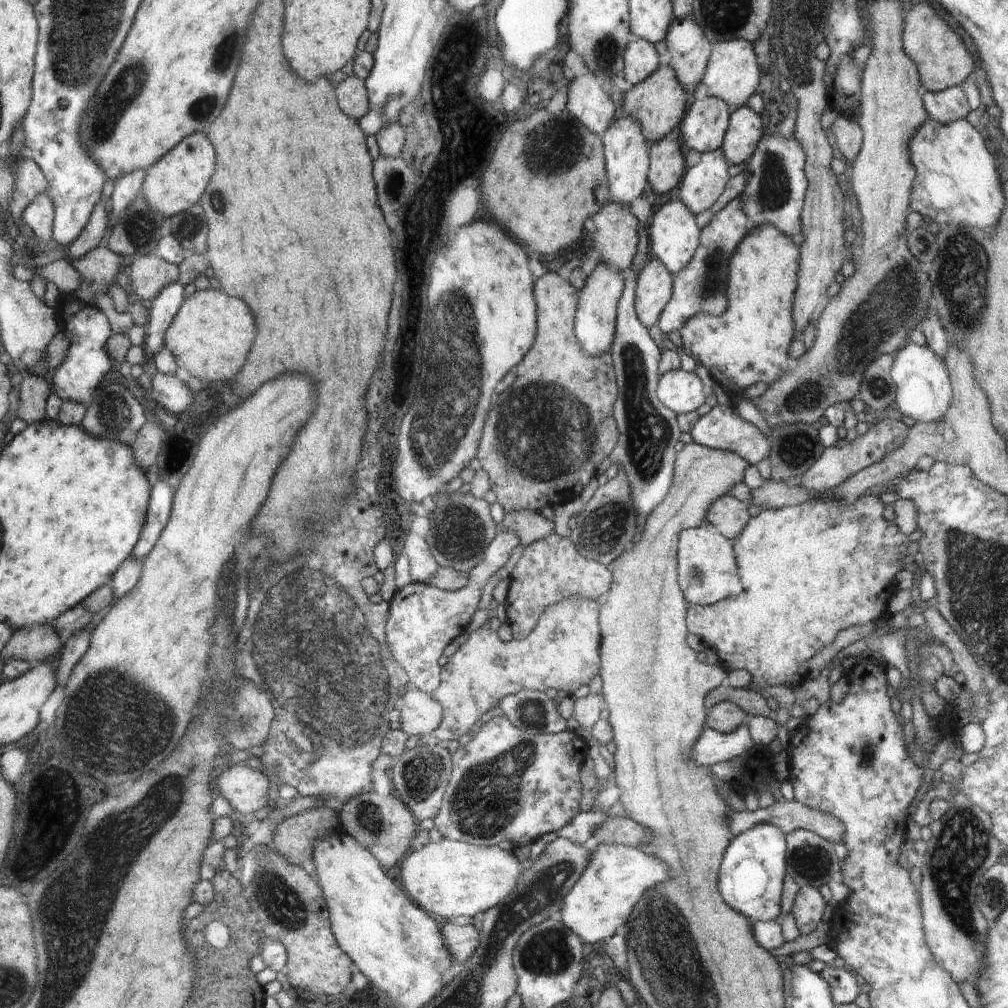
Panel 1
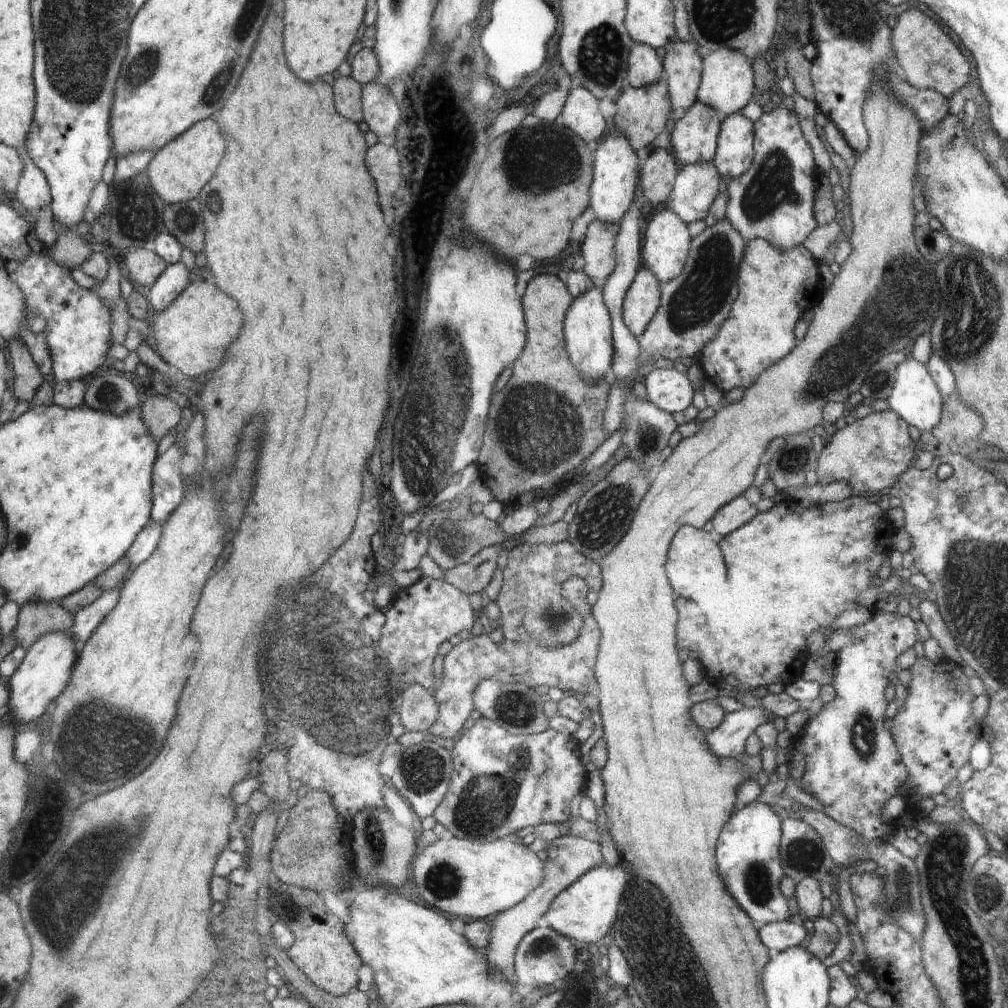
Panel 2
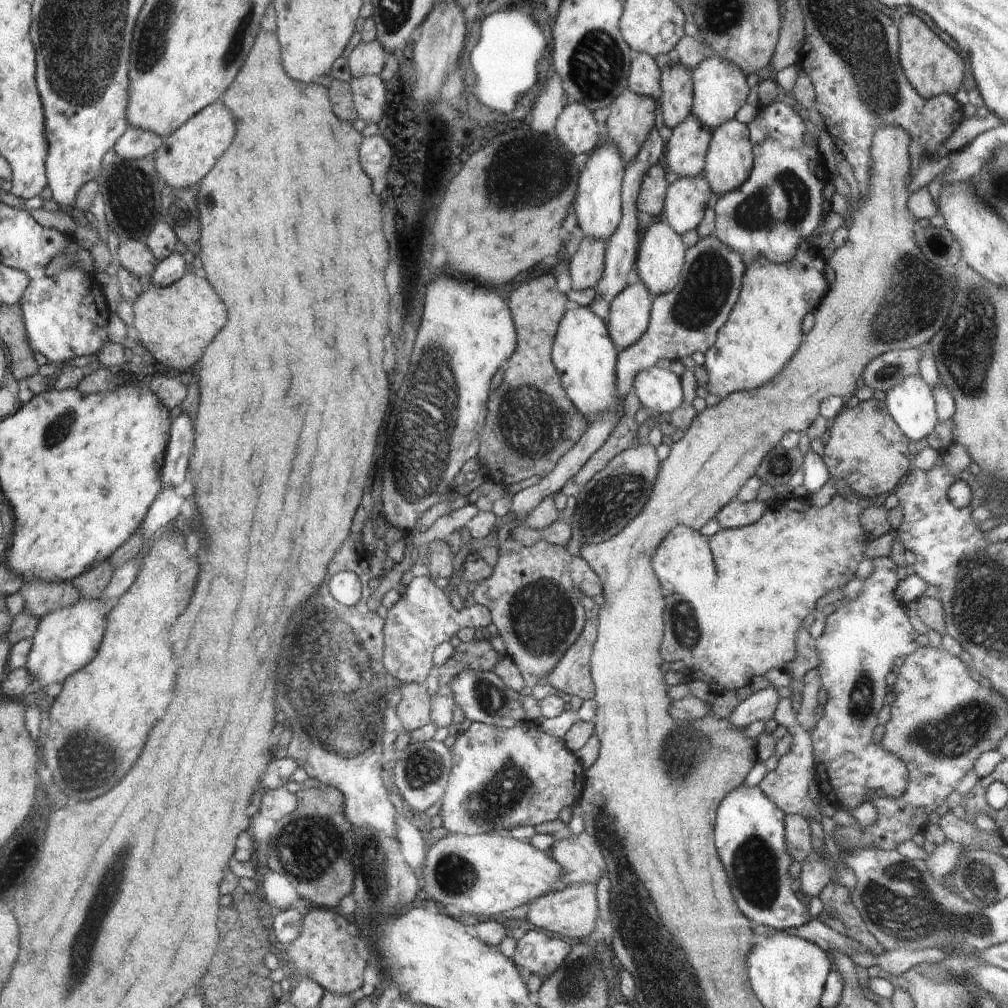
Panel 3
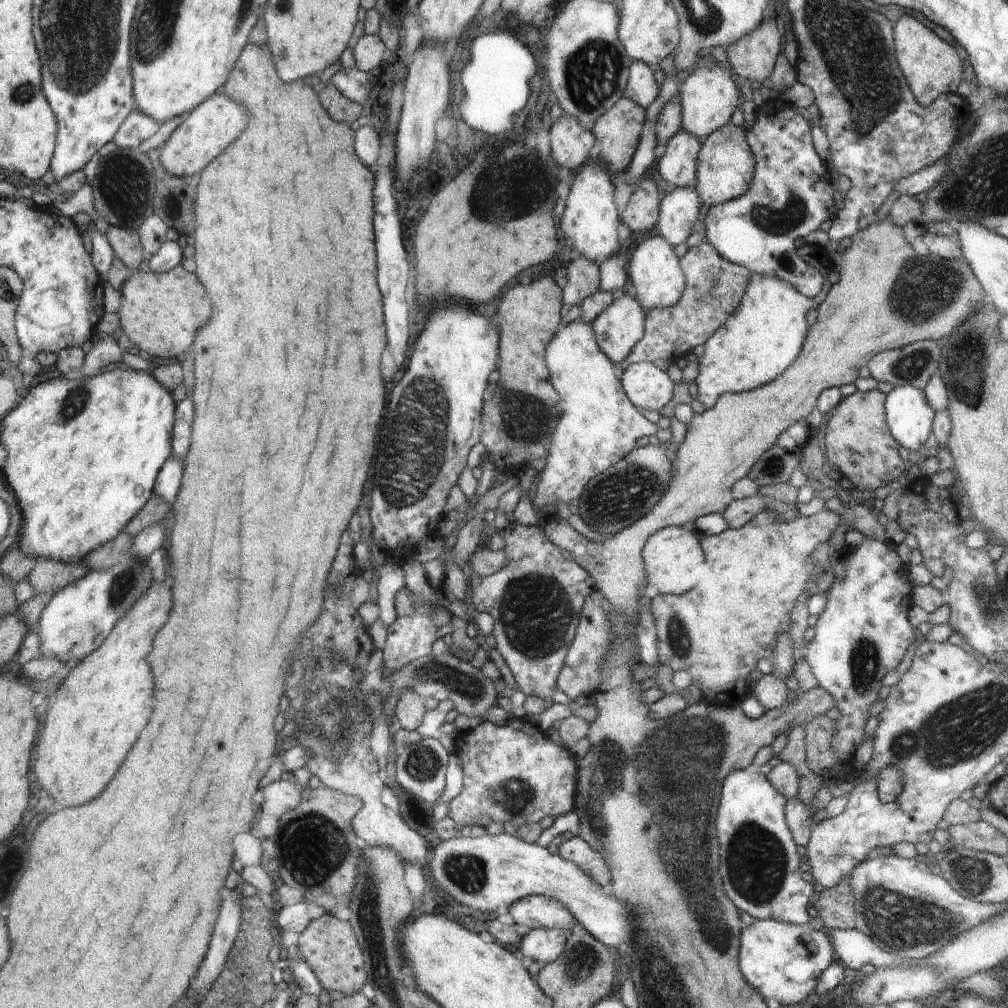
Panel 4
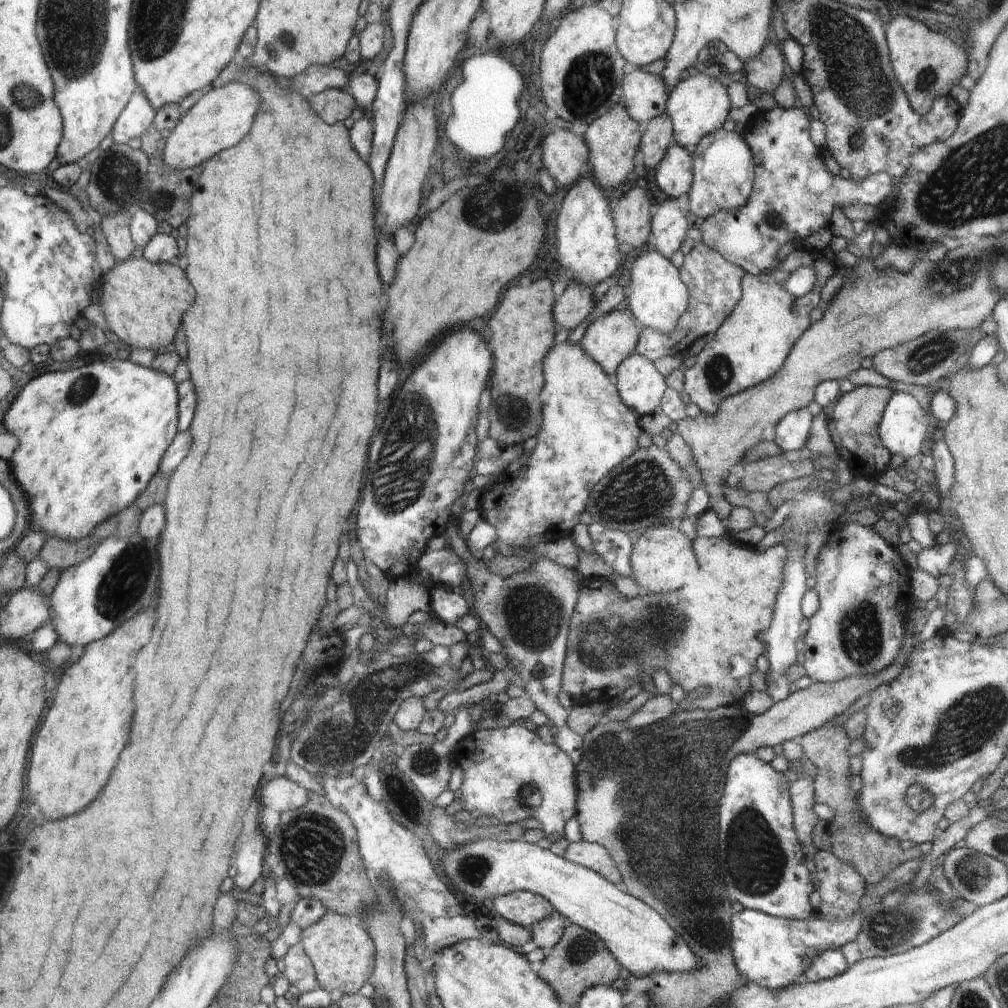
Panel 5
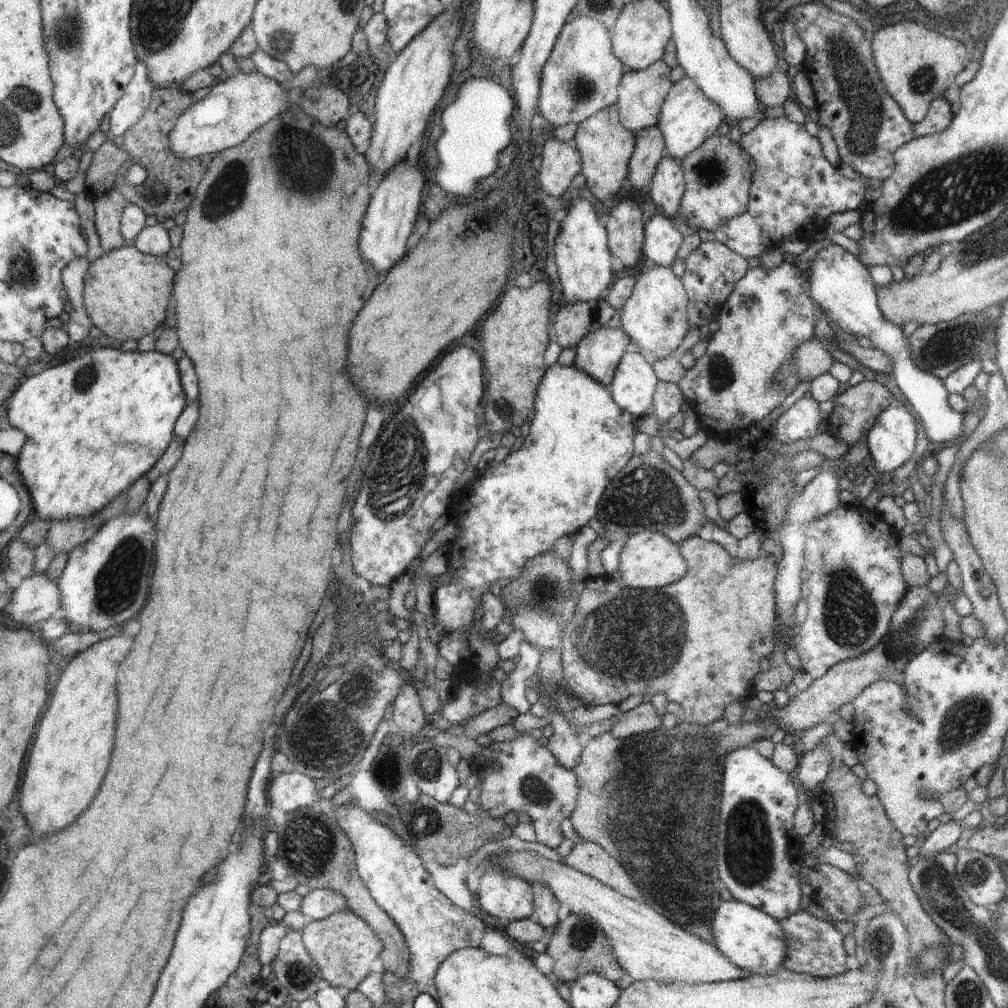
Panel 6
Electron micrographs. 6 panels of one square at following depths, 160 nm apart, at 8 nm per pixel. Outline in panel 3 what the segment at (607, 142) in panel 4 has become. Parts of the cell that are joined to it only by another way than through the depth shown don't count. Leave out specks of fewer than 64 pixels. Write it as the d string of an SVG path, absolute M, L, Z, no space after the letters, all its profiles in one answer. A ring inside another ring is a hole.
M624 90L616 97L614 104L610 105L610 114L607 118L608 135L607 141L617 146L621 157L626 157L629 162L642 149L648 136L652 134L652 124L656 118L656 100L646 95L636 94L633 90Z

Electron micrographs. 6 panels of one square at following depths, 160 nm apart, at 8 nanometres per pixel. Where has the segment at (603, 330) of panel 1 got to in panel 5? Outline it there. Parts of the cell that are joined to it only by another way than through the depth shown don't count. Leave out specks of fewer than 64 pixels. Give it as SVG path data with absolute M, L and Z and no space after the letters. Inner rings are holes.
M564 341L556 344L555 348L547 354L547 360L544 361L544 374L545 374L545 385L543 386L543 392L541 393L540 400L543 410L543 424L539 433L537 434L536 447L532 456L527 459L523 459L523 466L520 470L518 478L512 479L508 474L500 476L490 490L482 489L481 500L480 500L480 512L483 519L496 527L498 531L497 542L494 544L494 550L500 555L512 555L510 547L519 546L527 548L528 545L536 546L538 543L547 543L548 541L556 541L560 539L560 536L568 534L572 530L572 526L578 522L578 516L580 512L587 508L586 500L588 500L588 494L591 494L591 490L595 484L607 476L612 469L615 469L625 458L631 456L638 448L638 436L642 434L642 429L638 426L638 416L634 414L634 409L629 407L627 403L623 401L619 394L619 390L616 390L616 385L608 373L592 358L581 346L581 342L573 343L570 341Z

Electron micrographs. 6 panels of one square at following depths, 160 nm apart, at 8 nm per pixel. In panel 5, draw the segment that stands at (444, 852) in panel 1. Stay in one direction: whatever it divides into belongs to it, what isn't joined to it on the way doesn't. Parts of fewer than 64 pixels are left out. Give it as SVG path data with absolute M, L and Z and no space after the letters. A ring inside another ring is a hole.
M484 839L456 843L441 860L445 881L451 889L488 901L516 891L528 891L548 899L561 915L579 927L597 934L608 950L631 972L631 978L654 970L688 972L698 960L688 944L662 920L651 906L616 888L603 875L559 857L549 849L525 841Z

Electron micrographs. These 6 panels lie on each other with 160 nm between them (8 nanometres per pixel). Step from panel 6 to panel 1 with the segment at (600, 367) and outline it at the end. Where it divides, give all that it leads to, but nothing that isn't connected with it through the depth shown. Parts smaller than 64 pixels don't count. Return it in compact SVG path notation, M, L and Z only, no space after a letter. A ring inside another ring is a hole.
M651 257L639 276L636 289L637 315L645 325L658 324L663 310L672 298L672 276L660 259Z

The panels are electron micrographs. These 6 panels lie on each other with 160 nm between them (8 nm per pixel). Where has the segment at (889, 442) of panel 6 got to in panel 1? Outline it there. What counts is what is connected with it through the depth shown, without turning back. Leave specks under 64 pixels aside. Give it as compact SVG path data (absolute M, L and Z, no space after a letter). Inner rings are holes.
M909 343L894 355L891 377L896 387L895 402L903 415L917 423L940 422L948 412L953 399L953 390L948 367L927 344Z

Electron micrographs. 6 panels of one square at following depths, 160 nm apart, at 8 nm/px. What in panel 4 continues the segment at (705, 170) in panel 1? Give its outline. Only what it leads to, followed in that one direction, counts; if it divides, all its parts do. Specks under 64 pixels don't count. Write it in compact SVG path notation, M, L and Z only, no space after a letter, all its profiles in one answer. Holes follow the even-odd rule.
M671 187L660 209L658 234L673 247L686 242L694 230L702 204L695 188Z

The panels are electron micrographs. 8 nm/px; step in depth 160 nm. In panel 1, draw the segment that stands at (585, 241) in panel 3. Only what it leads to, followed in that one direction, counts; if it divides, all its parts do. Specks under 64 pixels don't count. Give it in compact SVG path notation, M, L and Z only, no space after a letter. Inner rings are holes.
M608 202L593 221L596 226L593 247L600 256L600 262L620 272L626 270L636 256L638 244L638 220L630 212L630 206Z

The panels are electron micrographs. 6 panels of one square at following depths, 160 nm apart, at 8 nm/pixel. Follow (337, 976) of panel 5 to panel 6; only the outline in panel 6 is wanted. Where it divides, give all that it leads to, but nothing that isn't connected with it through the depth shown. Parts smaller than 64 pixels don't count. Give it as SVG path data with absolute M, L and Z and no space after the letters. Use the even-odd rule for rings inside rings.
M346 908L328 915L327 918L317 921L311 920L301 930L301 934L303 935L304 946L307 947L311 957L315 959L316 966L319 967L323 984L332 985L345 992L356 991L358 984L370 974L370 964L378 958L378 954L383 950L382 940L368 926L368 923Z

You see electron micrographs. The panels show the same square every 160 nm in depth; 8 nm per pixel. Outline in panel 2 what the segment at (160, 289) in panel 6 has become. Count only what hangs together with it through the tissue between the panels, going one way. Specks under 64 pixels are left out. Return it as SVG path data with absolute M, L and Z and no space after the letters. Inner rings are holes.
M192 282L192 286L189 284L172 306L155 314L152 321L154 337L151 344L170 366L174 366L189 378L202 376L206 372L214 372L222 364L222 356L226 348L234 342L240 326L242 326L242 312L238 310L238 304L234 302L234 298L222 294L210 282Z

